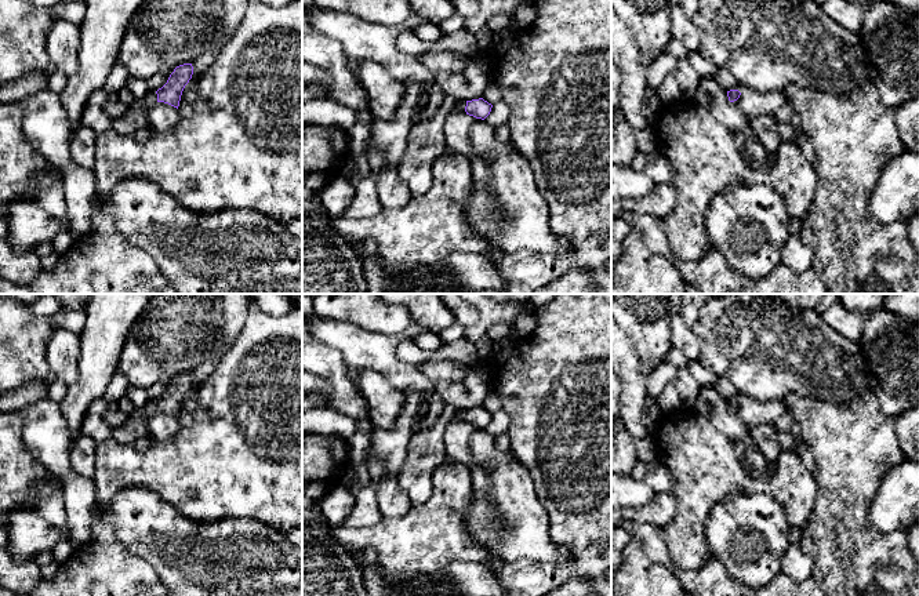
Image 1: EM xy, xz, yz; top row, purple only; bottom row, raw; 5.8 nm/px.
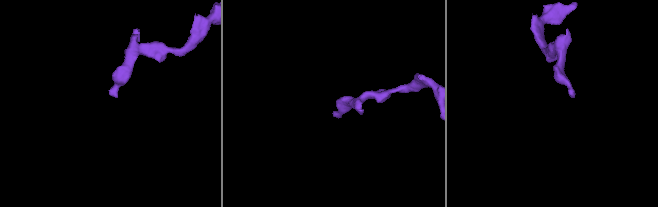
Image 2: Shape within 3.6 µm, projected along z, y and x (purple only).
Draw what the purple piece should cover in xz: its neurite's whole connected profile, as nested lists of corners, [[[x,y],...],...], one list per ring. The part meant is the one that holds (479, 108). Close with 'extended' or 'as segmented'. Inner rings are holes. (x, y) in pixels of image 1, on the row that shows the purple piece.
[[[483,98],[472,101],[457,99],[454,108],[458,109],[461,113],[466,113],[476,119],[484,120],[490,115],[493,105]]]; extended

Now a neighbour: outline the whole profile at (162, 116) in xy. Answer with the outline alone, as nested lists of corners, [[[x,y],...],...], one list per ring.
[[[157,102],[150,108],[148,116],[150,128],[155,131],[172,130],[181,120],[178,109],[164,102]]]

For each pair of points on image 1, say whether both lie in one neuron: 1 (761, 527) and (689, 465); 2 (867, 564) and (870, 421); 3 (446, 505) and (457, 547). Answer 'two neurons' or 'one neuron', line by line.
1: two neurons
2: one neuron
3: one neuron

